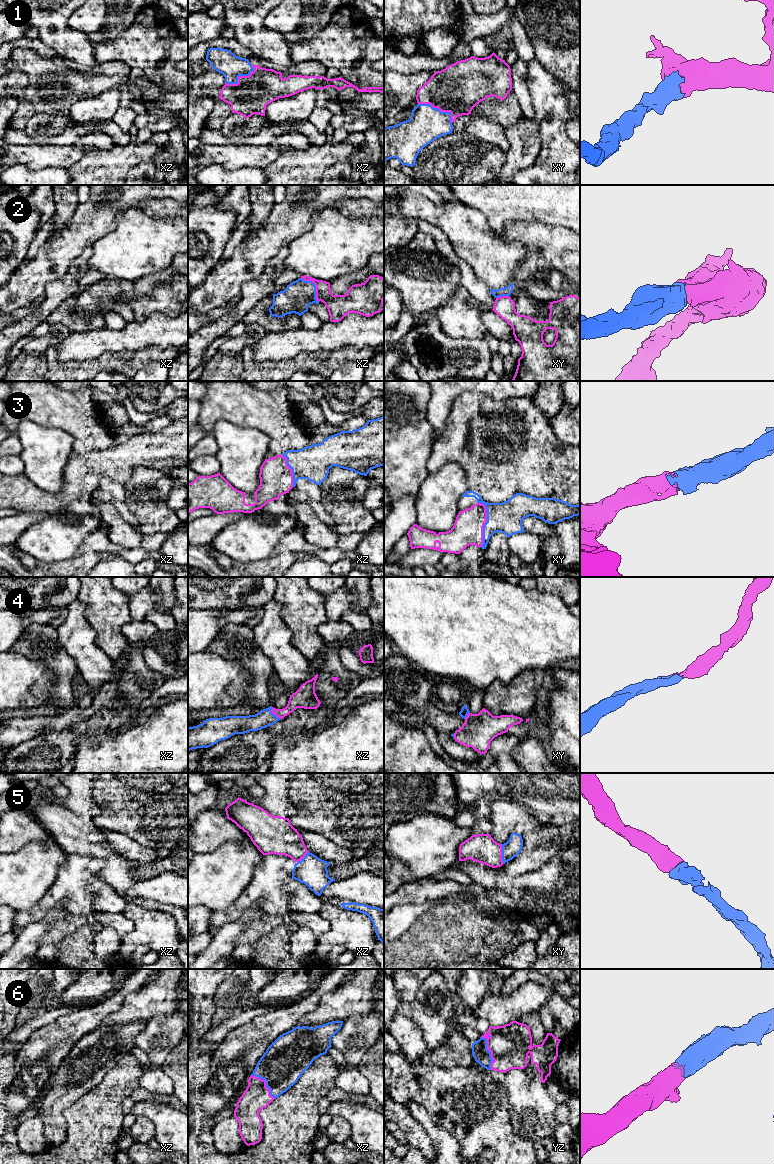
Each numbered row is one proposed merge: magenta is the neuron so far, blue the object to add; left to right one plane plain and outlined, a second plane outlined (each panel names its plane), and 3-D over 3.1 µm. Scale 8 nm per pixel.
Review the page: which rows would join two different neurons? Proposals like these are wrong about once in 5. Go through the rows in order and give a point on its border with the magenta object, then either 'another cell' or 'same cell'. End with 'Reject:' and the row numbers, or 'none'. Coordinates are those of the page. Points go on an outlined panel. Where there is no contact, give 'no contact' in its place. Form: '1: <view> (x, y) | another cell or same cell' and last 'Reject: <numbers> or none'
1: xy (439, 109) | same cell
2: xz (316, 287) | another cell
3: xy (486, 521) | same cell
4: xz (273, 713) | same cell
5: xy (501, 854) | same cell
6: yz (490, 1051) | same cell
Reject: 2

